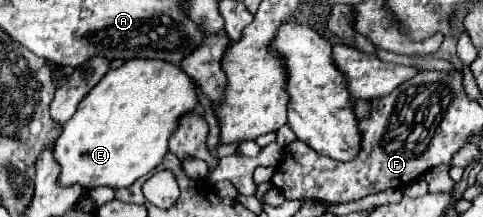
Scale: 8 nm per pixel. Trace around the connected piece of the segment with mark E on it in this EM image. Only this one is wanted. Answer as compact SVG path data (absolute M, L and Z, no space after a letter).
M130 59L118 69L110 69L102 81L80 101L78 111L70 121L62 125L62 133L54 143L54 159L60 165L58 185L70 187L80 185L82 189L96 187L130 187L136 179L148 175L156 165L162 163L168 151L168 137L178 125L178 119L194 109L198 103L192 79L176 65L156 59Z

